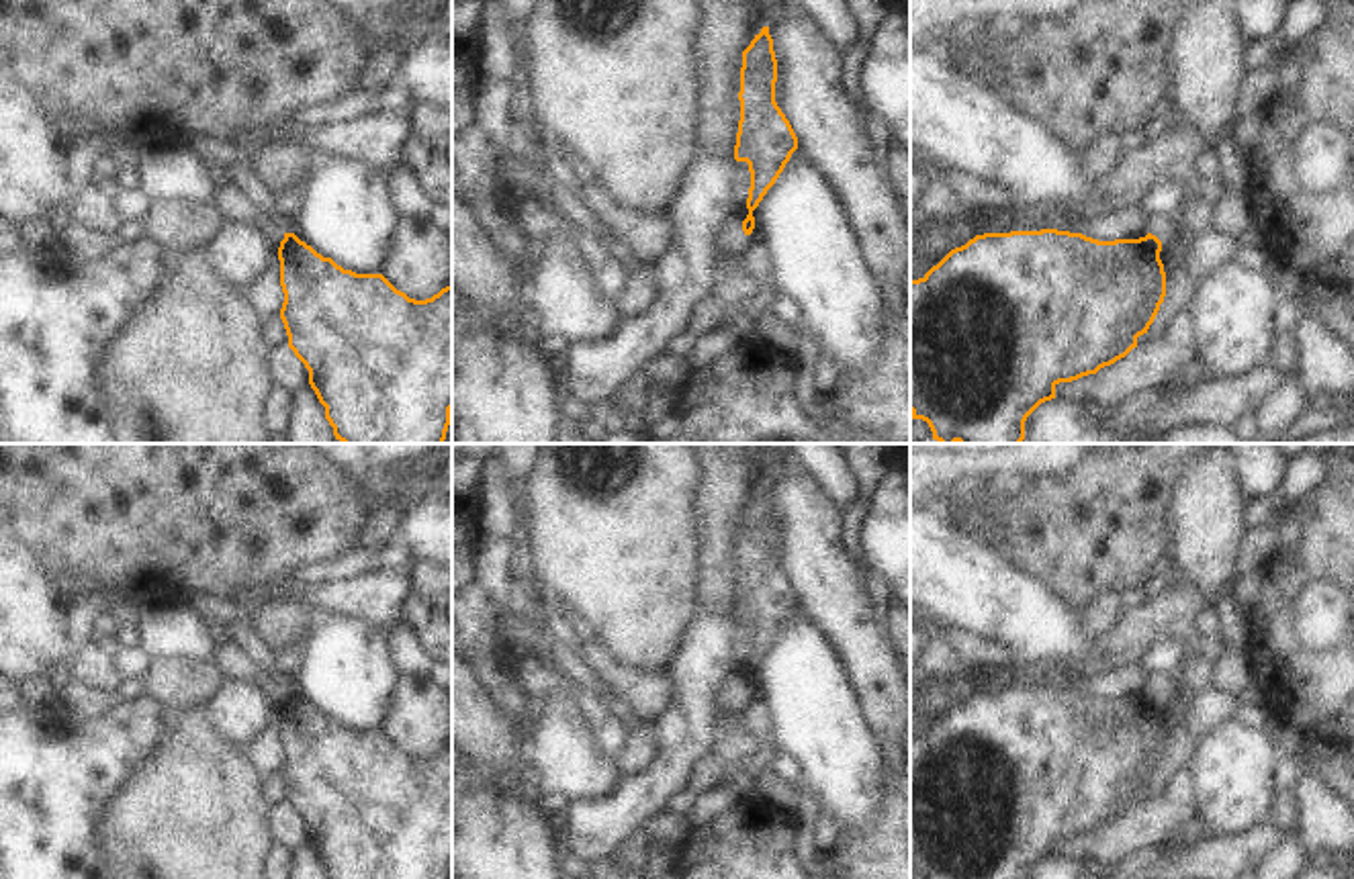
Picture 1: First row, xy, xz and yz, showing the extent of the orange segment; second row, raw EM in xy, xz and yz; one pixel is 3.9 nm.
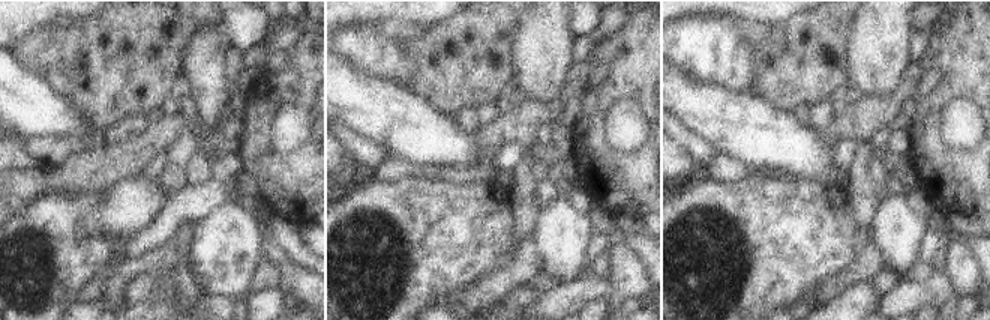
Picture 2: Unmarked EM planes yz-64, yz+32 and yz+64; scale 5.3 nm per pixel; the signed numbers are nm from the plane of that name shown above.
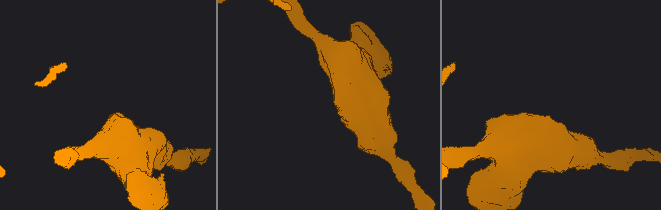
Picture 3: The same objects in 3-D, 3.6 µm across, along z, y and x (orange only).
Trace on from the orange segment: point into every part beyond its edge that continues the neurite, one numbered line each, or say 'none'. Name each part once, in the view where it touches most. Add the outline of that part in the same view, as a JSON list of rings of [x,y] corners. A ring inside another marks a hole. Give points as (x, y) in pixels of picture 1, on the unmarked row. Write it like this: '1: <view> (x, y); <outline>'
none

